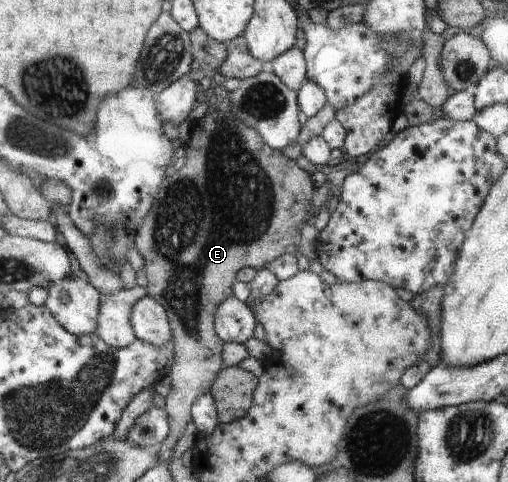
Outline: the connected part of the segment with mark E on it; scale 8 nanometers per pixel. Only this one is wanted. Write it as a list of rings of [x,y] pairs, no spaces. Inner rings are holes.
[[[225,87],[215,88],[206,116],[193,123],[185,168],[174,170],[161,186],[153,212],[144,218],[136,235],[136,246],[144,257],[149,295],[161,301],[172,320],[176,343],[176,359],[171,376],[173,392],[166,398],[166,410],[171,416],[172,430],[158,452],[160,464],[172,464],[174,448],[183,436],[189,422],[194,421],[195,403],[212,392],[220,372],[224,370],[225,341],[217,330],[217,310],[231,298],[231,284],[235,272],[253,266],[257,271],[273,262],[281,254],[303,254],[310,261],[317,260],[314,242],[305,242],[299,234],[301,224],[309,222],[311,198],[315,192],[313,180],[293,160],[285,158],[281,150],[273,149],[261,136],[242,124],[229,109],[229,93]]]

